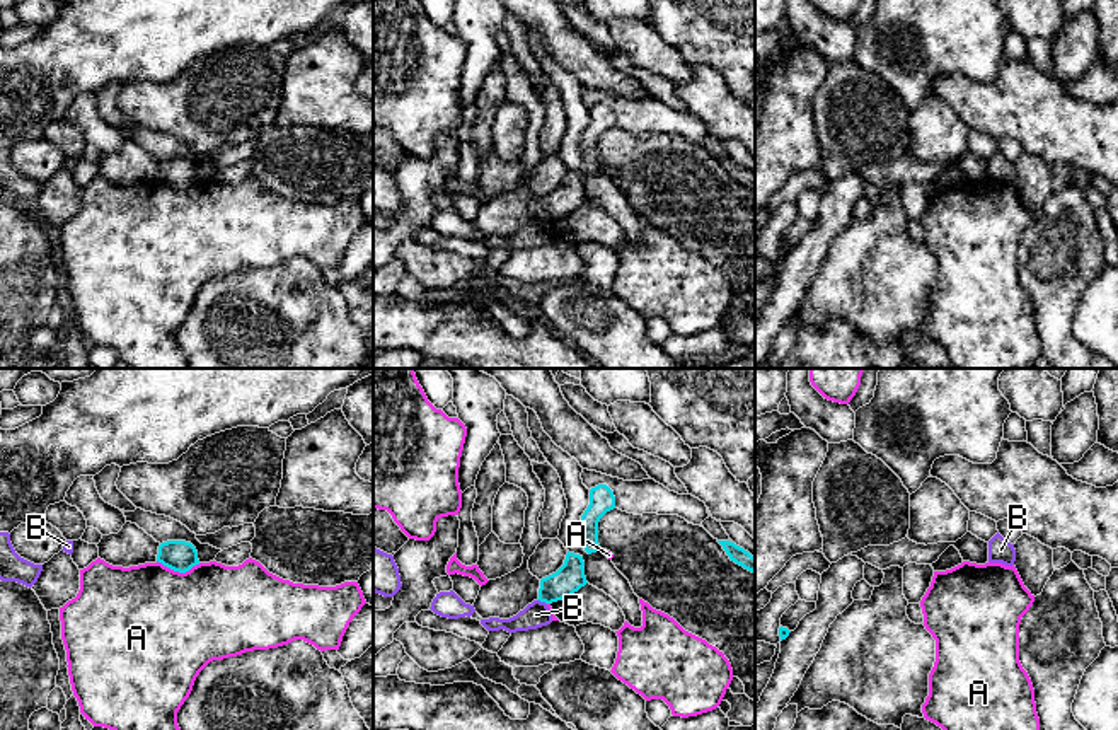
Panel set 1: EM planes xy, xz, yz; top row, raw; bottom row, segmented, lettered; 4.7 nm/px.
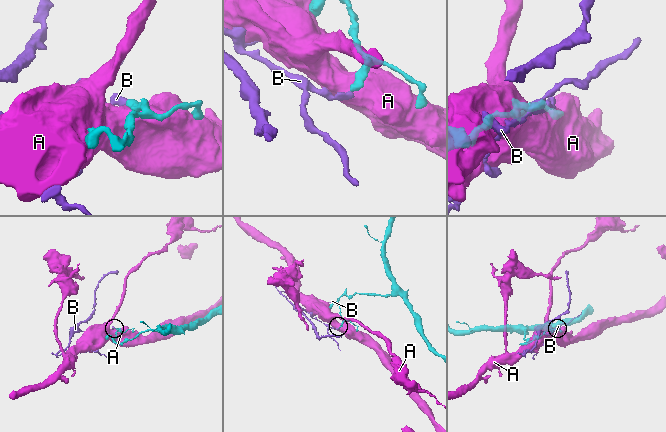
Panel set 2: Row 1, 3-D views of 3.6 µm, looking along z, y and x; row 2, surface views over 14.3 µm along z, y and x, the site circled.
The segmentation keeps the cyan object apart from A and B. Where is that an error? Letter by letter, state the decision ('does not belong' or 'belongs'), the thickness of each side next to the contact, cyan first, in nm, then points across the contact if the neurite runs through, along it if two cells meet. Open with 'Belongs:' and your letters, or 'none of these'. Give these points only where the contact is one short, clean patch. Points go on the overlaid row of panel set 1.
Belongs: none of these
A: does not belong; 150 nm thick on the cyan side, 500 nm on the other
B: does not belong; 140 nm thick on the cyan side, 120 nm on the other; border along xz (537, 599), (546, 604)

